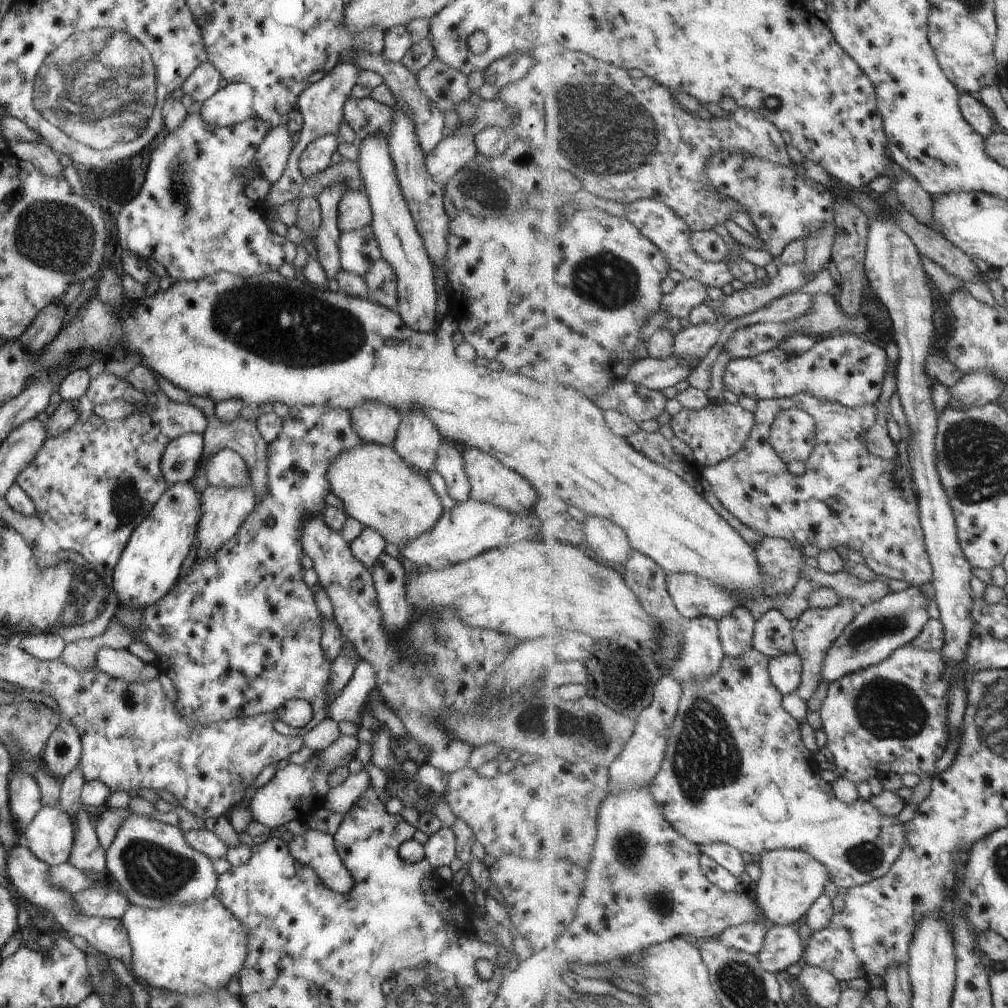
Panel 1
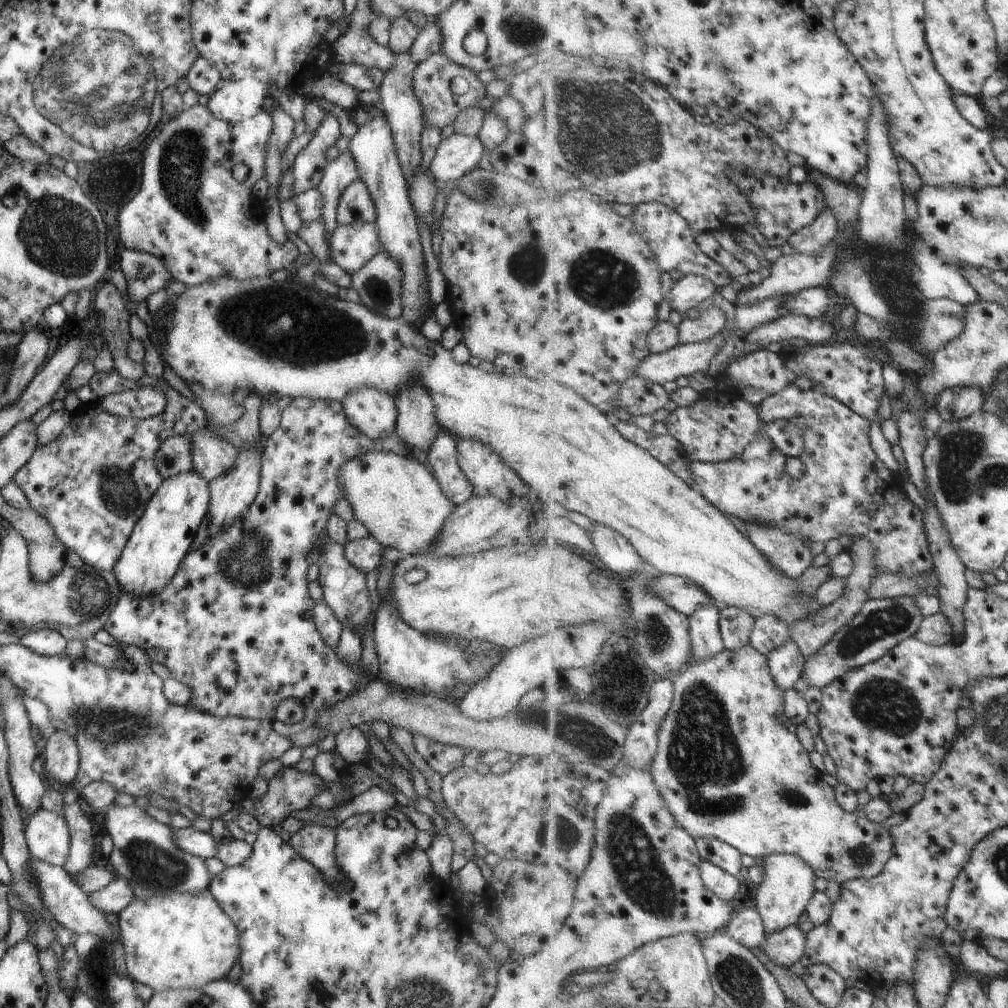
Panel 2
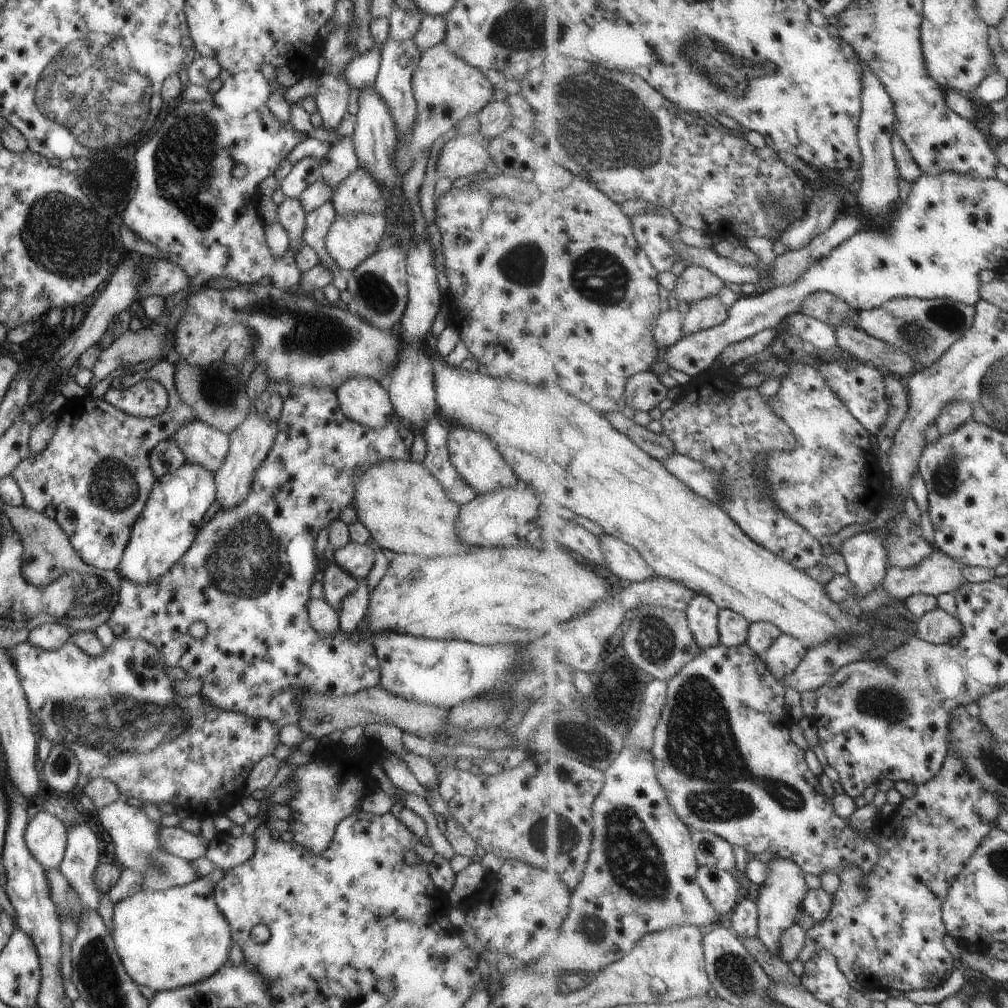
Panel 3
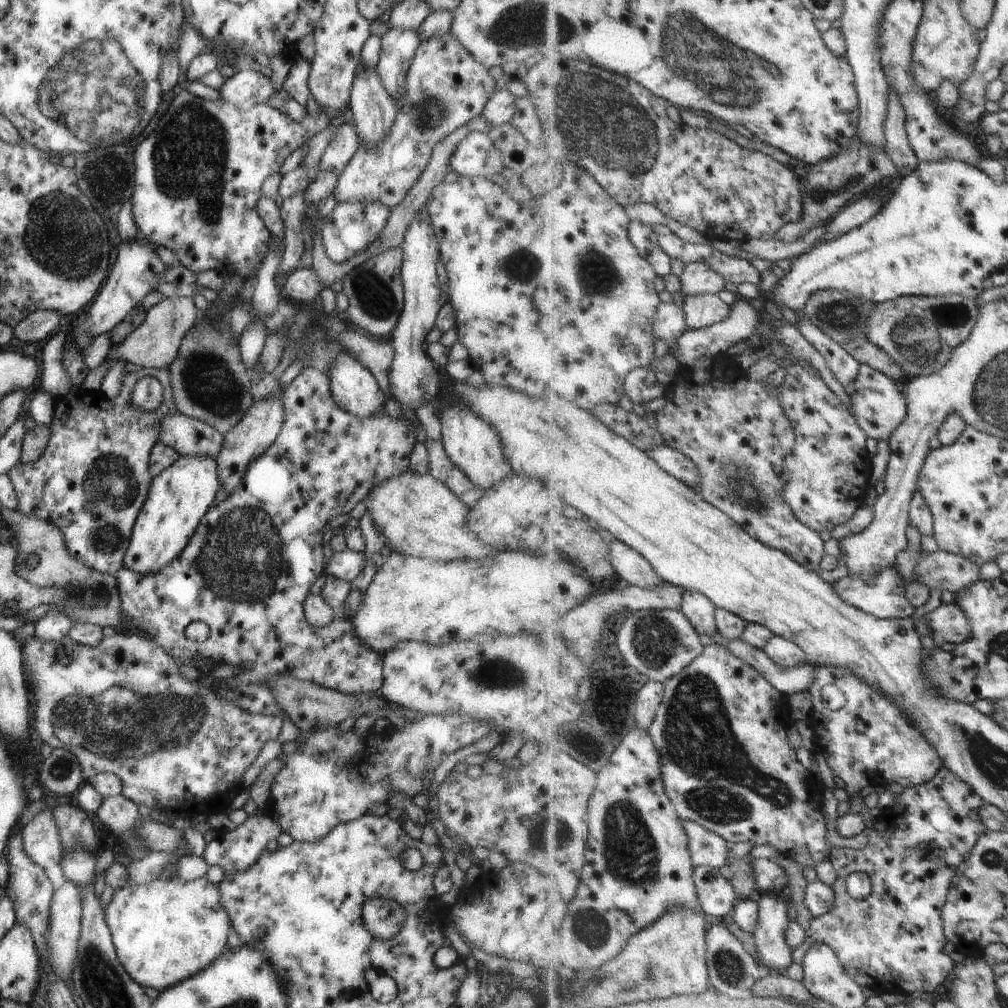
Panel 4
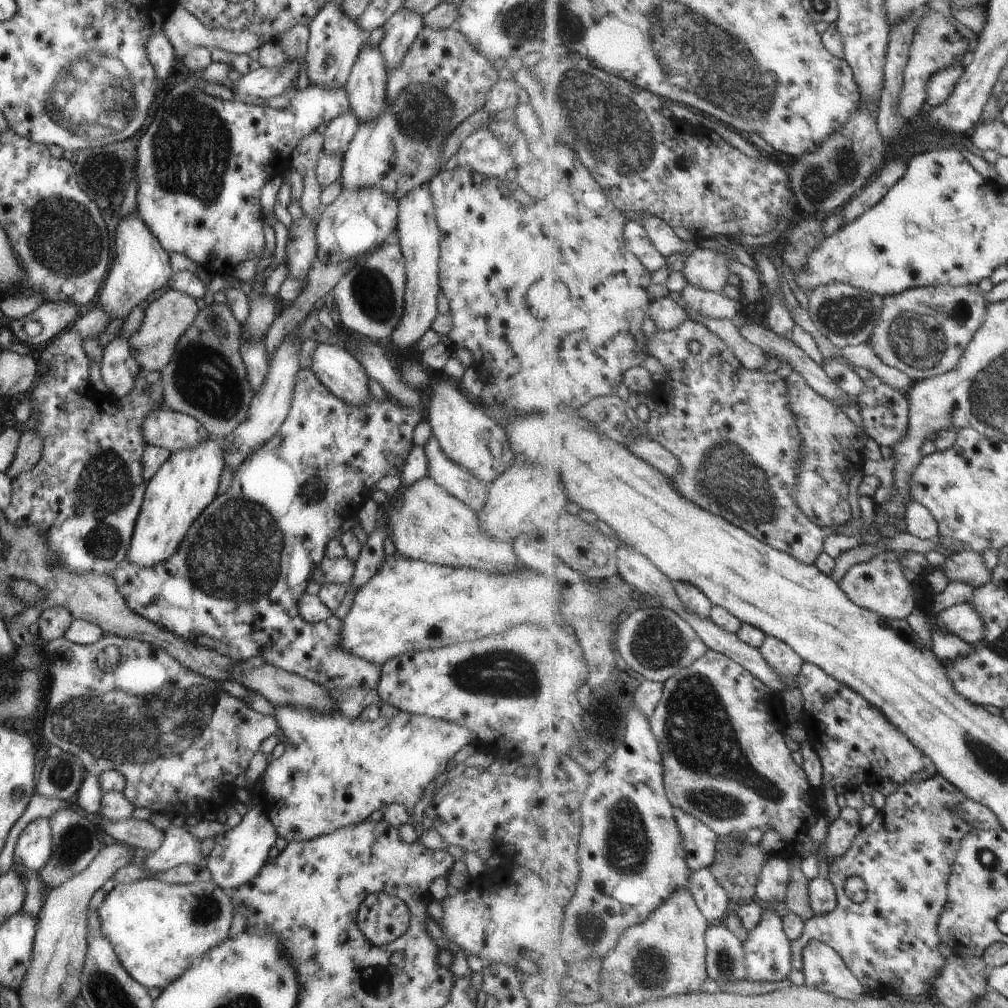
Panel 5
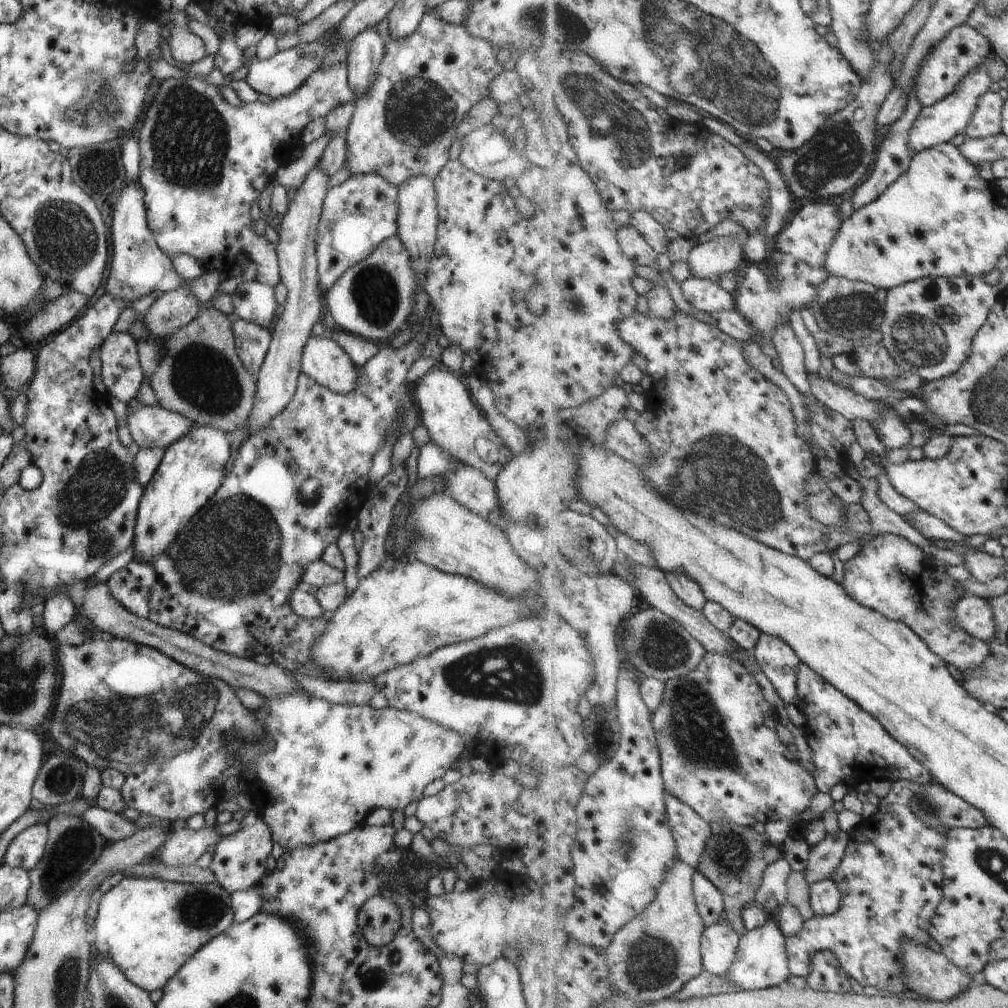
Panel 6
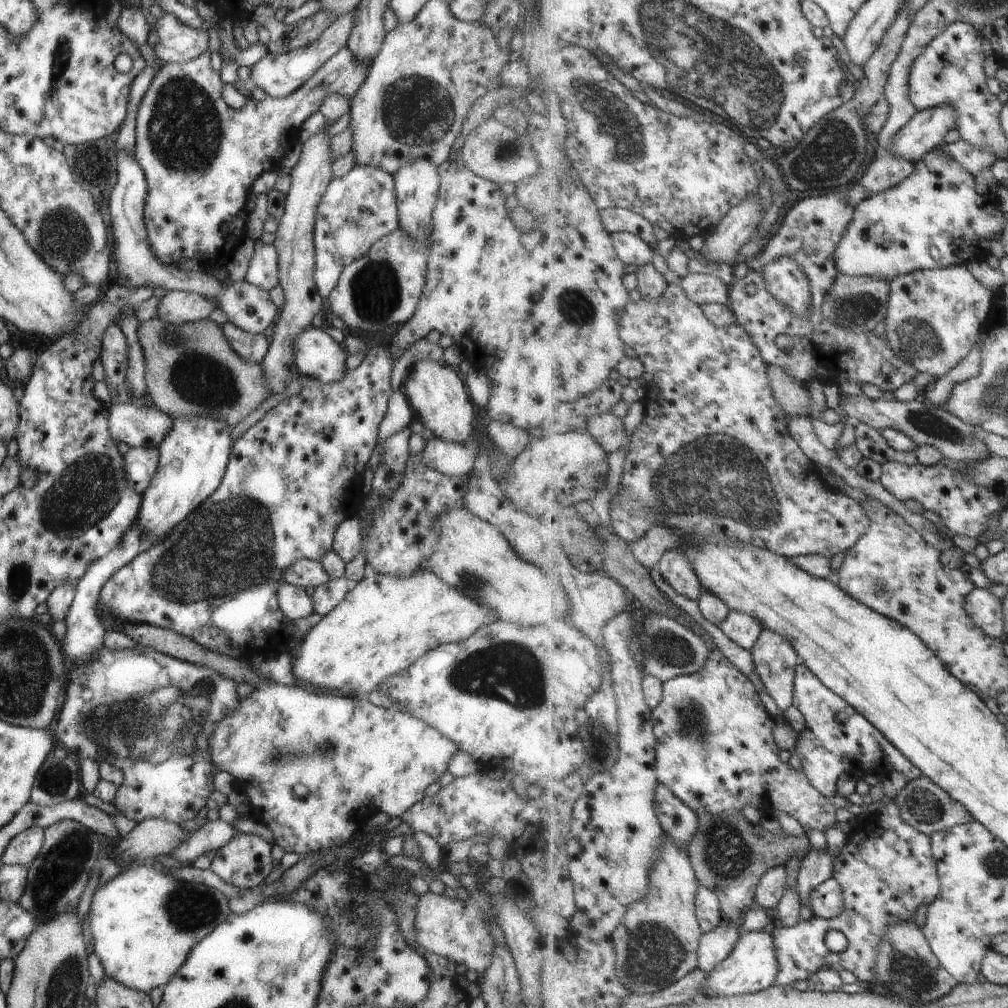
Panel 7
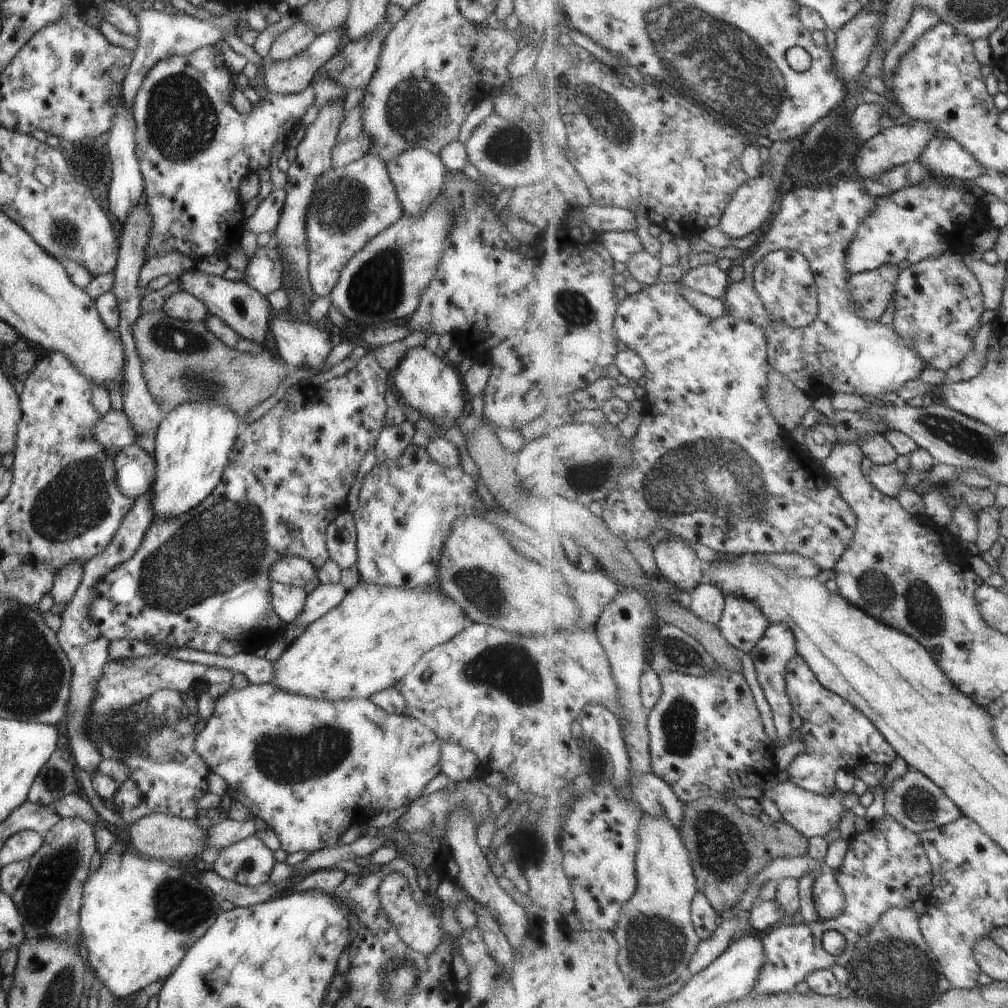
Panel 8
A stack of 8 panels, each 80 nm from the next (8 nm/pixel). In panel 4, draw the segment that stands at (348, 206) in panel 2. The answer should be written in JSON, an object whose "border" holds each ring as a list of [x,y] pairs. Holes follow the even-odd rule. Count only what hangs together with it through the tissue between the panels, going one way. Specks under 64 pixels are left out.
{"border":[[[449,32],[440,37],[420,41],[415,47],[414,57],[402,80],[404,93],[395,100],[396,113],[393,124],[375,147],[358,142],[353,156],[336,178],[336,185],[332,190],[333,198],[337,203],[359,201],[379,203],[387,208],[393,208],[401,202],[411,185],[418,179],[437,141],[453,129],[465,125],[471,118],[480,116],[484,104],[495,91],[494,82],[487,69],[473,60],[473,57]]]}

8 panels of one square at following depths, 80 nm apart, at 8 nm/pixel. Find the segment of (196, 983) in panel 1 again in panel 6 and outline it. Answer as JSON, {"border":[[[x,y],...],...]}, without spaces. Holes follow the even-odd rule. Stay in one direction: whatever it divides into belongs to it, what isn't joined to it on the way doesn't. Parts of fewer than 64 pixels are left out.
{"border":[[[123,877],[107,892],[97,894],[98,909],[94,918],[92,927],[95,931],[95,940],[93,944],[99,953],[104,954],[119,970],[124,974],[124,977],[132,982],[135,986],[142,988],[146,991],[162,989],[163,985],[177,972],[177,969],[183,964],[198,948],[201,948],[210,938],[218,935],[224,931],[232,923],[232,911],[230,903],[230,893],[217,883],[172,883],[162,881],[156,878],[143,878],[143,877]]]}

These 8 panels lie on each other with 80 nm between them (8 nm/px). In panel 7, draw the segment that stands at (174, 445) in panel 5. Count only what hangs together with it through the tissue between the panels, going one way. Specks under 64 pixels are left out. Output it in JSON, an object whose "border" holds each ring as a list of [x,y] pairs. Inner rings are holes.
{"border":[[[127,402],[123,404],[111,404],[108,410],[108,429],[111,438],[116,442],[125,442],[129,447],[145,448],[157,447],[161,439],[172,428],[173,419],[160,410],[157,410],[153,404],[142,407],[135,403]]]}

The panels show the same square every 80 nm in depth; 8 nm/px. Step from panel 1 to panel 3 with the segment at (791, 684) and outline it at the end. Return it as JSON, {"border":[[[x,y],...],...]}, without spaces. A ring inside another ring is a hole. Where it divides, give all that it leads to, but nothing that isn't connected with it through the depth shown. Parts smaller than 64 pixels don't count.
{"border":[[[782,634],[764,657],[768,669],[781,681],[797,670],[807,653],[806,646],[799,639]]]}

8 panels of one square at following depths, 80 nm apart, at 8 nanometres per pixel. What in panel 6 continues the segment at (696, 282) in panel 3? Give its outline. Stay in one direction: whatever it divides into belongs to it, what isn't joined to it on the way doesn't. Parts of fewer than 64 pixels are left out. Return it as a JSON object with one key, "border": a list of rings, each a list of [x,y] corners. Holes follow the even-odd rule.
{"border":[[[718,237],[694,246],[687,262],[693,277],[718,283],[721,274],[735,274],[746,263],[744,245],[727,237]]]}

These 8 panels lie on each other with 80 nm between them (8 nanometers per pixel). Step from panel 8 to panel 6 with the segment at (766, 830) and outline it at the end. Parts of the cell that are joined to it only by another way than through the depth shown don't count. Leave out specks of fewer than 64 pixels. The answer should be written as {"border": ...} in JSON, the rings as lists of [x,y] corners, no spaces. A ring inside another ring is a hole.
{"border":[[[725,821],[711,825],[712,832],[699,869],[721,892],[725,900],[724,921],[728,922],[742,937],[748,930],[743,920],[743,911],[755,903],[755,892],[763,884],[766,868],[783,859],[783,846],[769,844],[767,836],[757,834],[752,827],[744,827]]]}

